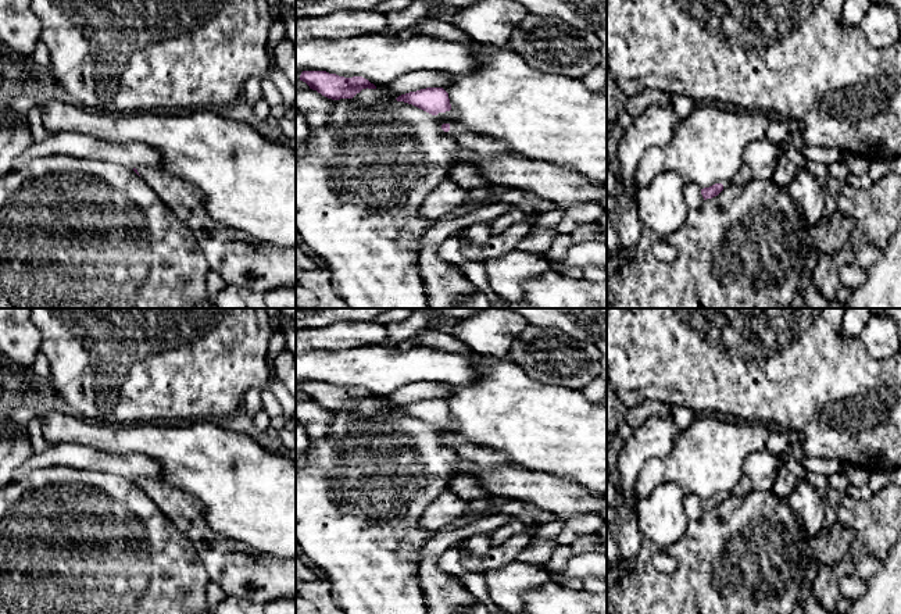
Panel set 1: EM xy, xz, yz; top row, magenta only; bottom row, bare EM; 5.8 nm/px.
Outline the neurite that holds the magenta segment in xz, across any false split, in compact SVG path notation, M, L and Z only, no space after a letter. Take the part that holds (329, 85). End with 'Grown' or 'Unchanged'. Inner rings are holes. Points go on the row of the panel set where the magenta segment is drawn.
M303 71L300 81L332 100L353 99L362 89L376 89L373 83L362 76L344 78L326 71Z. Unchanged

